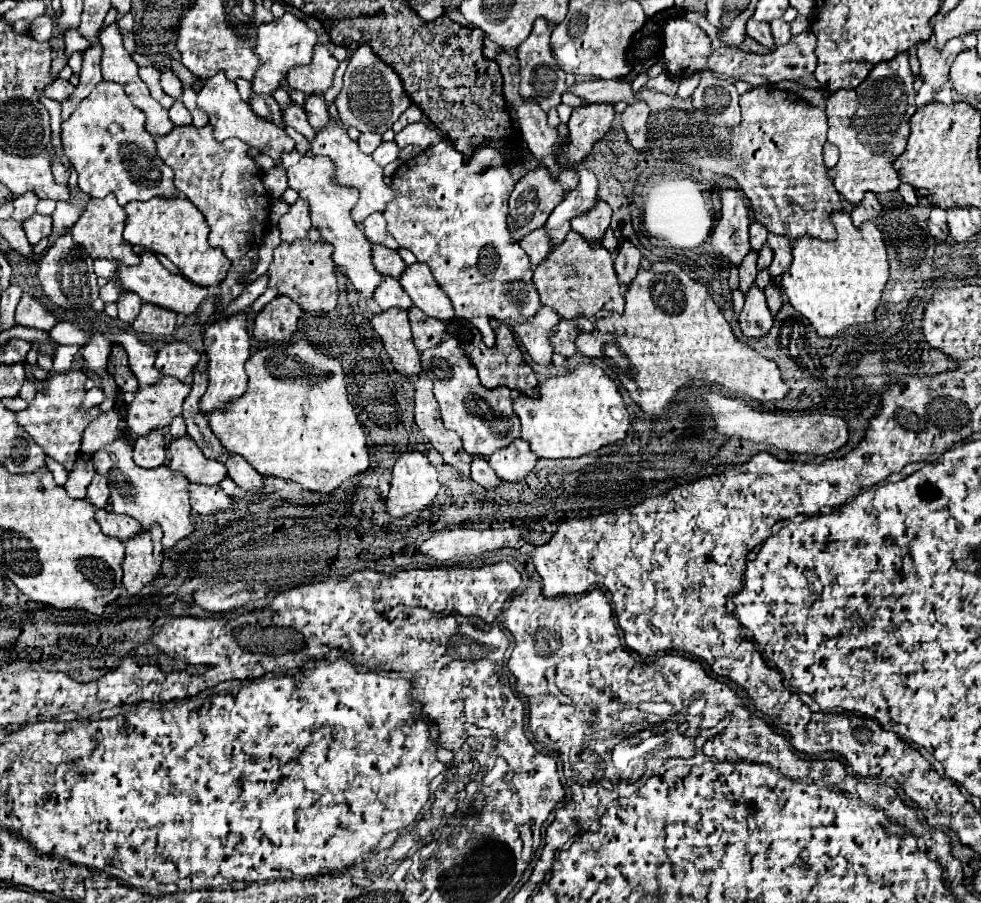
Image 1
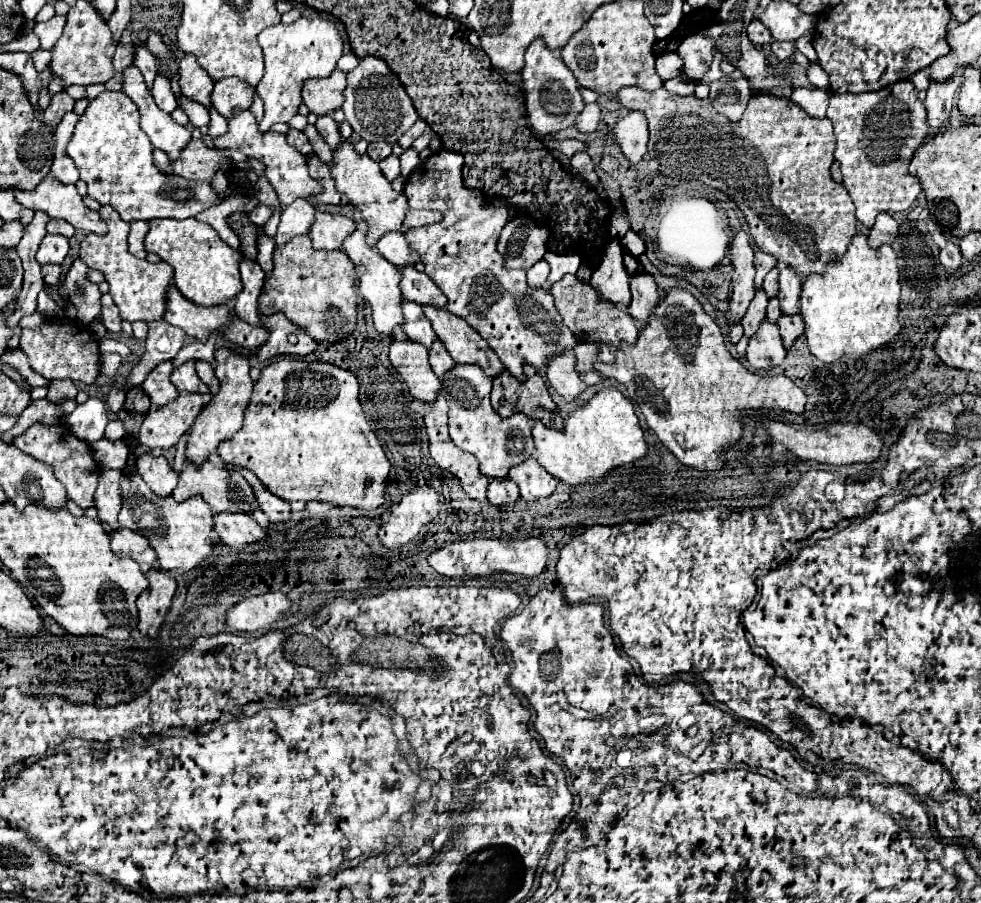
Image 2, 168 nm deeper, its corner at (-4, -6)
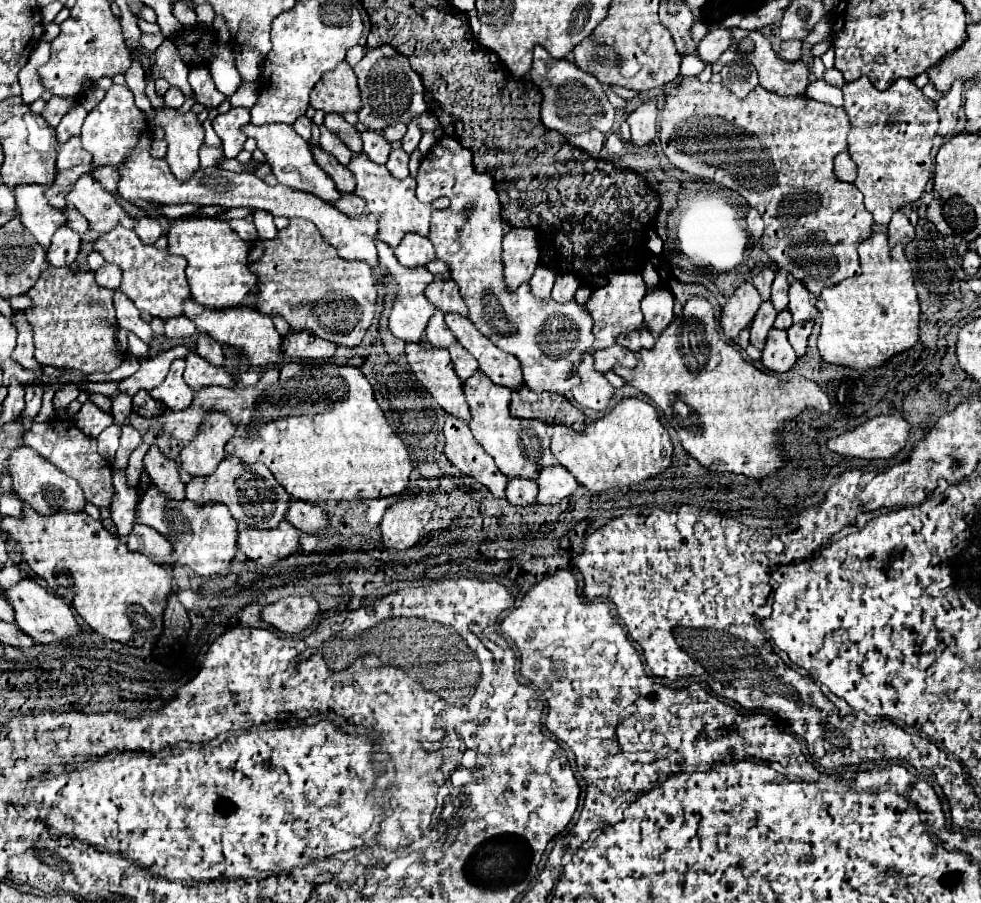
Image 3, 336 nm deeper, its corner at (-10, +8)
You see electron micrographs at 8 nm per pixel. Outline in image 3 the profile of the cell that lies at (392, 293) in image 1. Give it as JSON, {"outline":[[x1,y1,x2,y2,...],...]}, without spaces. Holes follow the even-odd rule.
{"outline":[[434,309,434,315,430,317,428,321,428,327,426,327,426,339,436,345,436,347,448,347,452,345,456,339,452,335,452,331,446,327,444,323,444,313,440,309]]}

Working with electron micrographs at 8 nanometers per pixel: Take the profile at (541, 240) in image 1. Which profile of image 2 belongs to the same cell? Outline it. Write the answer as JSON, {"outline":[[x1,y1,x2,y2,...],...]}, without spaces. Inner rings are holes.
{"outline":[[544,261,536,263,536,267,528,269,528,285,532,289,542,289,544,283,546,283,546,279,548,279,548,273,550,273,548,263,544,263]]}

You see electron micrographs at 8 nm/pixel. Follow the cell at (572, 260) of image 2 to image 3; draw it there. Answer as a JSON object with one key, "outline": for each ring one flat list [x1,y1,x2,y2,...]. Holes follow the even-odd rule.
{"outline":[[558,273,554,289,552,289,552,299,558,303,572,301,578,285,580,285,580,281,578,281,576,273]]}

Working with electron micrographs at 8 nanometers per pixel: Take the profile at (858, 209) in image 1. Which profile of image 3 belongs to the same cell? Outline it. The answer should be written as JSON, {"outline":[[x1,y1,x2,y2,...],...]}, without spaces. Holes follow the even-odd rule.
{"outline":[[902,211,894,213,888,225,888,245,894,247,896,243,908,243,912,239,914,239,914,227,908,221,908,217]]}

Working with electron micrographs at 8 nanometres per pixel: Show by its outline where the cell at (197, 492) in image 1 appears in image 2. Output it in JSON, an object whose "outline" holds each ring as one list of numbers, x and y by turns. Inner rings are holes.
{"outline":[[214,515,214,531,220,537,220,543,236,553,244,553,248,545,268,539,266,529,248,515]]}

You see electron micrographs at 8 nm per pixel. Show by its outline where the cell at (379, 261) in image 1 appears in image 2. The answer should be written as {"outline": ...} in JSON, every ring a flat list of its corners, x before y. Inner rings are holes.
{"outline":[[402,267,402,273,404,273,404,279,402,279,400,287,408,301,414,301,418,305,446,307,448,299,426,273,416,271,414,267]]}

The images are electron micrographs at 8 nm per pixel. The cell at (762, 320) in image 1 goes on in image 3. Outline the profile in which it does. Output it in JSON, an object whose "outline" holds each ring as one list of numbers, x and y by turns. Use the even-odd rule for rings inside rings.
{"outline":[[770,329,770,337,766,337,766,345,762,349,762,365,770,371,788,371,794,361,796,361,796,353,792,349,792,345,788,343,786,331,782,329]]}

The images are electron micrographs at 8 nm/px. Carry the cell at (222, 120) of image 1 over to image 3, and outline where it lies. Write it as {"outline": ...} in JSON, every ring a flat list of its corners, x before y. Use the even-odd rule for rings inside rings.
{"outline":[[274,123,274,125,244,125,240,129,246,137,252,137,256,139,258,143,258,149,266,155,270,167,272,167,272,173,276,175,278,183,290,187,290,189,298,189,298,191,306,191,306,193,312,193,324,201,336,201,338,199,338,189,334,185,334,181,330,181,330,177,316,165,312,153,310,153,310,147,308,143,292,129,292,125,282,125,282,123]]}

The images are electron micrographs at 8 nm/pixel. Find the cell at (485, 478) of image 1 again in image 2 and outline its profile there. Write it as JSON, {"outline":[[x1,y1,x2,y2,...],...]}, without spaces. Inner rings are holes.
{"outline":[[504,479,504,483,490,483,488,485,488,501,496,507,506,505,506,503,514,503,520,497,520,491,516,487,516,483,512,483,510,479]]}

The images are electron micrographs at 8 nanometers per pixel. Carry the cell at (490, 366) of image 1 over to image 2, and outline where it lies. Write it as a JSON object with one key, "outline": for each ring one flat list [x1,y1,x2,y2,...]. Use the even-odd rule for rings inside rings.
{"outline":[[530,367,524,369,526,381,520,383,508,371,494,379,492,387,492,407,500,417,510,417,514,413,524,413,530,419,542,421,550,429,564,429,564,421,546,389,542,377,536,375]]}

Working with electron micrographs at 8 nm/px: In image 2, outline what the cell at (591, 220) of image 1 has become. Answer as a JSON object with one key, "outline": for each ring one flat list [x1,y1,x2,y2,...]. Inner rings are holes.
{"outline":[[618,239,608,243,604,251,604,259,600,261,598,269,592,273,590,285,596,289,600,299,618,305,628,307,630,303,630,279,622,263,624,249]]}

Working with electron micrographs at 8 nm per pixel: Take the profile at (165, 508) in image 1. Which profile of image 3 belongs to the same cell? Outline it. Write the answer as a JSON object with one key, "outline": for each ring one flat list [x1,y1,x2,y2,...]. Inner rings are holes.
{"outline":[[148,485,136,505,136,521,156,529,172,541,180,565,192,567,202,577,224,577,230,571,230,561,236,555,238,521,230,517,226,505,194,505,194,501,170,501,156,485]]}

